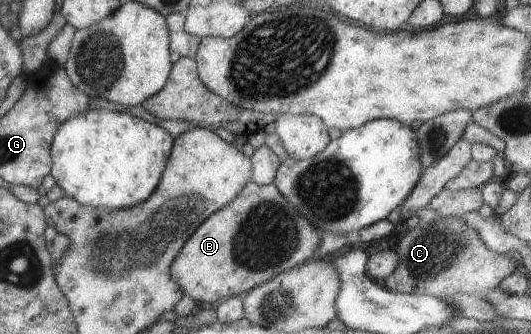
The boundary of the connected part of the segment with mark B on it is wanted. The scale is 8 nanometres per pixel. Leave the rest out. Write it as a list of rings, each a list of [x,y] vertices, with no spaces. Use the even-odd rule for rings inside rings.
[[[248,181],[236,195],[222,208],[213,212],[194,230],[178,251],[170,265],[173,281],[176,281],[180,292],[188,295],[200,306],[215,306],[224,299],[243,296],[251,288],[270,280],[278,273],[286,272],[292,267],[310,260],[318,248],[320,234],[317,228],[297,212],[278,192],[274,183],[257,185]]]

